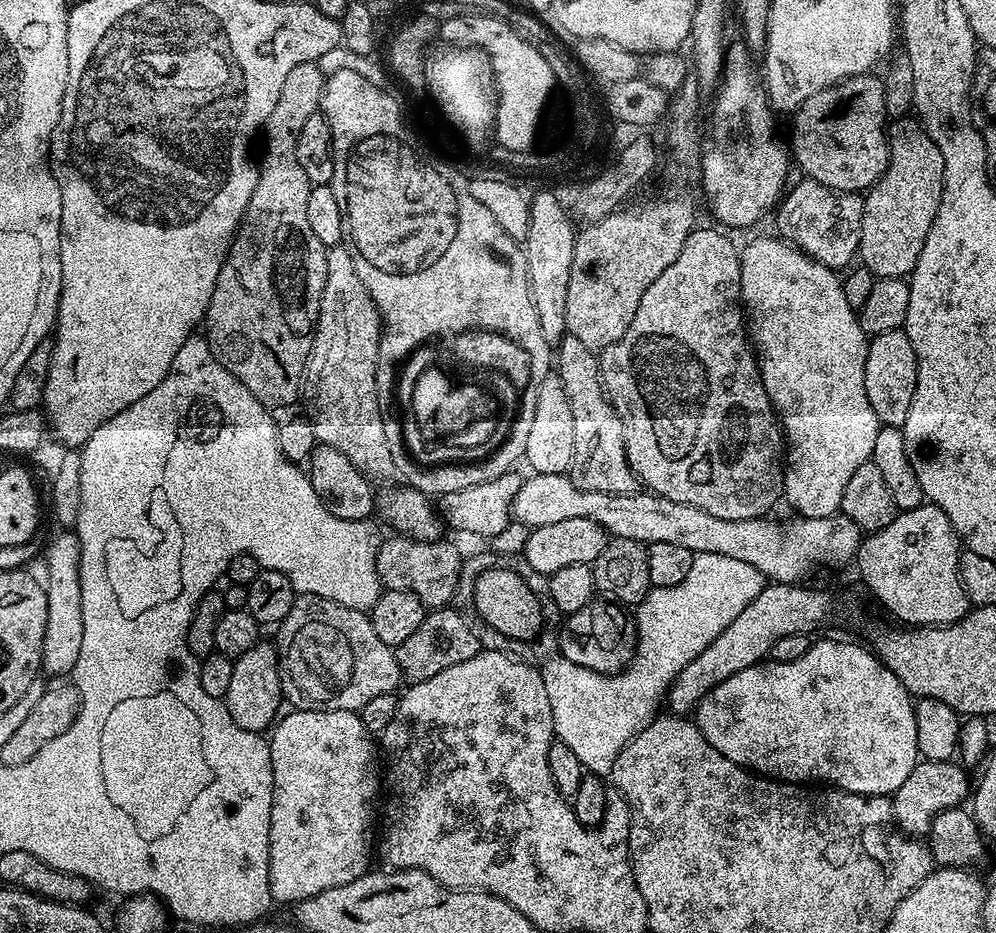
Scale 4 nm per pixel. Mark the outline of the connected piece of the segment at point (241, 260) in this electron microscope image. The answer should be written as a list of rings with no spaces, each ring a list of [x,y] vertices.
[[[316,62],[299,64],[294,66],[294,70],[290,70],[290,74],[286,74],[286,83],[282,86],[282,91],[278,93],[278,102],[274,106],[274,110],[270,110],[270,118],[264,123],[262,129],[264,153],[261,156],[259,153],[258,156],[254,194],[250,194],[250,202],[246,206],[244,216],[240,219],[240,225],[236,227],[232,245],[228,247],[228,254],[224,257],[224,265],[216,279],[214,294],[210,294],[210,306],[202,321],[202,332],[214,354],[214,358],[218,358],[218,362],[222,362],[222,366],[226,366],[226,370],[230,370],[230,374],[234,374],[234,378],[238,378],[238,382],[242,382],[242,386],[246,386],[246,390],[250,390],[250,394],[254,394],[254,398],[258,398],[258,402],[262,402],[264,407],[269,410],[284,408],[287,404],[297,403],[300,400],[300,383],[304,381],[304,367],[312,349],[314,321],[320,313],[320,295],[326,282],[326,258],[328,257],[326,246],[322,242],[318,242],[318,238],[314,238],[314,230],[310,230],[310,221],[306,218],[306,198],[313,185],[308,183],[306,174],[302,170],[302,166],[298,166],[298,158],[296,157],[298,134],[302,134],[302,125],[310,119],[310,114],[320,111],[320,99],[324,93],[324,81],[326,79],[326,72],[323,72],[319,68],[320,66]]]

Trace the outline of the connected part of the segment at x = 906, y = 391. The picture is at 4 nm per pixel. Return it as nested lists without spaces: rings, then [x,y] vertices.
[[[904,331],[887,332],[871,337],[866,354],[866,398],[874,406],[881,425],[903,429],[906,414],[910,414],[910,402],[914,402],[914,390],[918,378],[918,362],[914,346]]]

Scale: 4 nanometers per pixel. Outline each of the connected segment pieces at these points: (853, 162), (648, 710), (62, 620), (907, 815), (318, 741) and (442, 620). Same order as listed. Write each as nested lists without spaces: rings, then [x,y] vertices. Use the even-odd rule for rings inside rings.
[[[876,74],[851,76],[841,84],[818,90],[794,113],[790,156],[807,179],[835,192],[867,193],[888,165],[888,129],[883,79]]]
[[[695,553],[690,574],[686,574],[678,586],[651,587],[643,600],[635,605],[636,655],[623,672],[608,676],[605,672],[578,666],[578,662],[570,662],[559,654],[544,664],[542,671],[546,682],[546,698],[550,698],[555,739],[570,746],[578,762],[582,762],[585,773],[601,778],[611,773],[618,754],[622,754],[625,746],[651,720],[656,719],[676,675],[690,662],[694,662],[694,658],[698,658],[698,654],[702,654],[702,650],[706,650],[706,646],[710,646],[710,642],[714,642],[714,638],[718,638],[718,634],[722,634],[722,630],[726,630],[726,626],[730,626],[730,622],[734,622],[734,618],[738,618],[738,614],[742,614],[742,610],[746,610],[754,598],[758,598],[765,583],[764,575],[741,559],[728,558],[725,554]]]
[[[61,531],[61,536],[52,540],[48,548],[48,580],[46,579],[46,591],[48,593],[48,609],[46,610],[46,634],[44,635],[44,659],[42,668],[45,673],[56,676],[52,678],[64,678],[71,673],[72,668],[78,662],[78,654],[82,650],[82,586],[80,585],[80,539],[75,531]]]
[[[952,760],[917,761],[914,770],[891,799],[893,819],[901,832],[913,838],[925,837],[938,813],[963,805],[972,790],[972,780],[965,771],[967,769],[963,765]]]
[[[330,710],[329,712],[289,711],[277,719],[270,732],[270,758],[274,770],[274,798],[270,806],[270,850],[268,851],[268,885],[273,901],[277,905],[295,906],[306,898],[314,898],[314,894],[322,894],[322,890],[334,890],[334,886],[346,886],[346,882],[354,882],[354,878],[362,878],[369,871],[368,859],[374,856],[374,844],[368,841],[368,831],[372,828],[372,807],[376,804],[376,791],[381,791],[382,780],[376,777],[376,760],[378,764],[378,744],[373,733],[362,726],[359,715],[346,710]]]
[[[452,606],[437,607],[425,615],[422,626],[418,626],[418,630],[414,630],[406,642],[395,648],[401,677],[408,684],[426,682],[434,678],[434,674],[442,674],[442,670],[458,666],[458,662],[466,662],[466,658],[474,658],[482,651],[469,617],[466,618],[463,614],[463,611]]]

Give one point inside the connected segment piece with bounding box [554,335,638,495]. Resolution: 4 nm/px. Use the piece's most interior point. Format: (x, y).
(599, 464)

